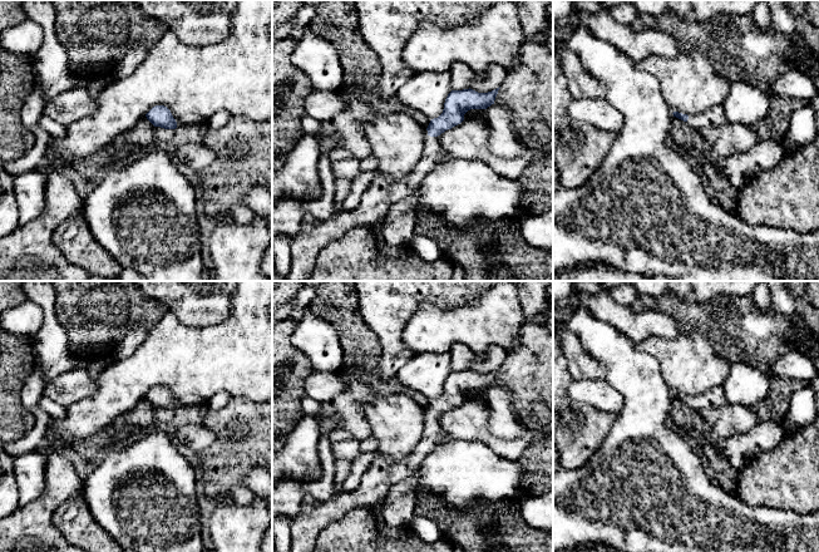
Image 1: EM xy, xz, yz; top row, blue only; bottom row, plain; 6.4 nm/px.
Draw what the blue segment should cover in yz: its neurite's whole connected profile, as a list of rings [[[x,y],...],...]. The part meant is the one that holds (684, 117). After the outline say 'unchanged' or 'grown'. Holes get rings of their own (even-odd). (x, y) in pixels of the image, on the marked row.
[[[716,105],[711,108],[707,113],[687,115],[679,112],[672,113],[674,117],[686,122],[690,127],[695,128],[705,142],[705,154],[710,156],[714,144],[721,134],[721,128],[727,124],[724,108]]]; grown

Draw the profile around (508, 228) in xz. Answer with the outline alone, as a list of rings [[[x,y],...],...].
[[[419,210],[414,235],[435,241],[446,260],[464,268],[464,281],[520,281],[513,272],[518,266],[528,267],[528,279],[523,281],[552,277],[553,252],[528,246],[522,238],[518,218],[507,217],[494,223],[460,227],[448,225],[430,211]]]

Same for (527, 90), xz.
[[[524,36],[515,64],[500,84],[494,104],[513,113],[512,129],[515,137],[531,148],[544,149],[546,154],[553,154],[553,135],[549,139],[538,139],[531,134],[531,125],[534,122],[553,125],[553,53],[541,45],[537,39]]]

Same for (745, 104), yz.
[[[737,82],[731,83],[721,107],[727,123],[754,127],[768,115],[773,98],[774,95],[769,92]]]

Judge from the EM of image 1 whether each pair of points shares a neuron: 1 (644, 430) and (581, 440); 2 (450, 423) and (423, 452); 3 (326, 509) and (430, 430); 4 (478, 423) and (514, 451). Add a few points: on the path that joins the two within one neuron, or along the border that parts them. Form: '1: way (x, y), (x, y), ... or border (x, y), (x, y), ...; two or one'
1: border (615, 413), (616, 420), (603, 443), (587, 461); two
2: border (455, 405), (439, 419), (439, 429), (450, 438); two
3: way (355, 499), (412, 459); one
4: way (484, 433), (496, 444), (504, 448); one

